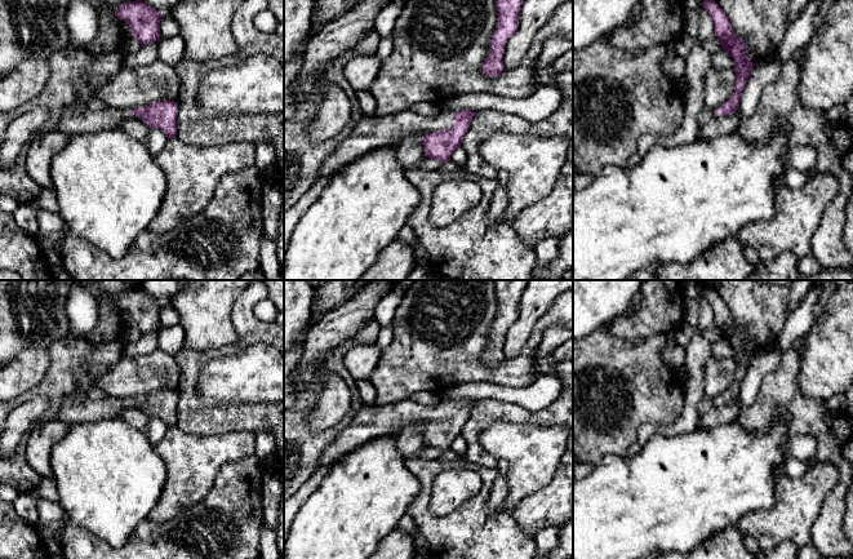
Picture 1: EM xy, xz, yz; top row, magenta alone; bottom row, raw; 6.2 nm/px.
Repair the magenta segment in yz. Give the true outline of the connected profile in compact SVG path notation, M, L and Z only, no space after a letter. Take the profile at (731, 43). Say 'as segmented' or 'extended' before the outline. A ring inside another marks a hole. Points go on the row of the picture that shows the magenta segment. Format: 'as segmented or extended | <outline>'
extended | M703 0L703 6L714 22L715 36L720 41L721 49L725 50L736 62L733 71L737 75L737 80L734 93L724 105L715 111L703 107L703 110L698 114L698 124L701 127L707 124L715 115L730 115L738 110L741 94L750 77L751 70L755 66L755 63L747 58L748 49L734 34L727 14L719 4L715 0Z

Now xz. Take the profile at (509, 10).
as segmented | M496 0L498 23L490 40L489 56L483 66L483 72L489 77L499 75L505 68L505 46L519 27L519 14L523 1L524 0Z

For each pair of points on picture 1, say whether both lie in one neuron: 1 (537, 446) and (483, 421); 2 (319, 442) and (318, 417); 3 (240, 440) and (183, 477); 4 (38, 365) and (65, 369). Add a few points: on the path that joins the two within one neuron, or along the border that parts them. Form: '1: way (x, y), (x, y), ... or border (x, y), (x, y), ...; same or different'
1: border (521, 422), (493, 422), (480, 434), (480, 446); different
2: border (345, 416), (323, 430), (311, 430), (305, 421); different
3: way (226, 448), (209, 453), (198, 462); same
4: border (48, 349), (49, 367), (44, 377), (30, 390); different

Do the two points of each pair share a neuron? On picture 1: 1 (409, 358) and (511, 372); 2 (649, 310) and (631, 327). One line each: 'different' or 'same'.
1: same
2: same

